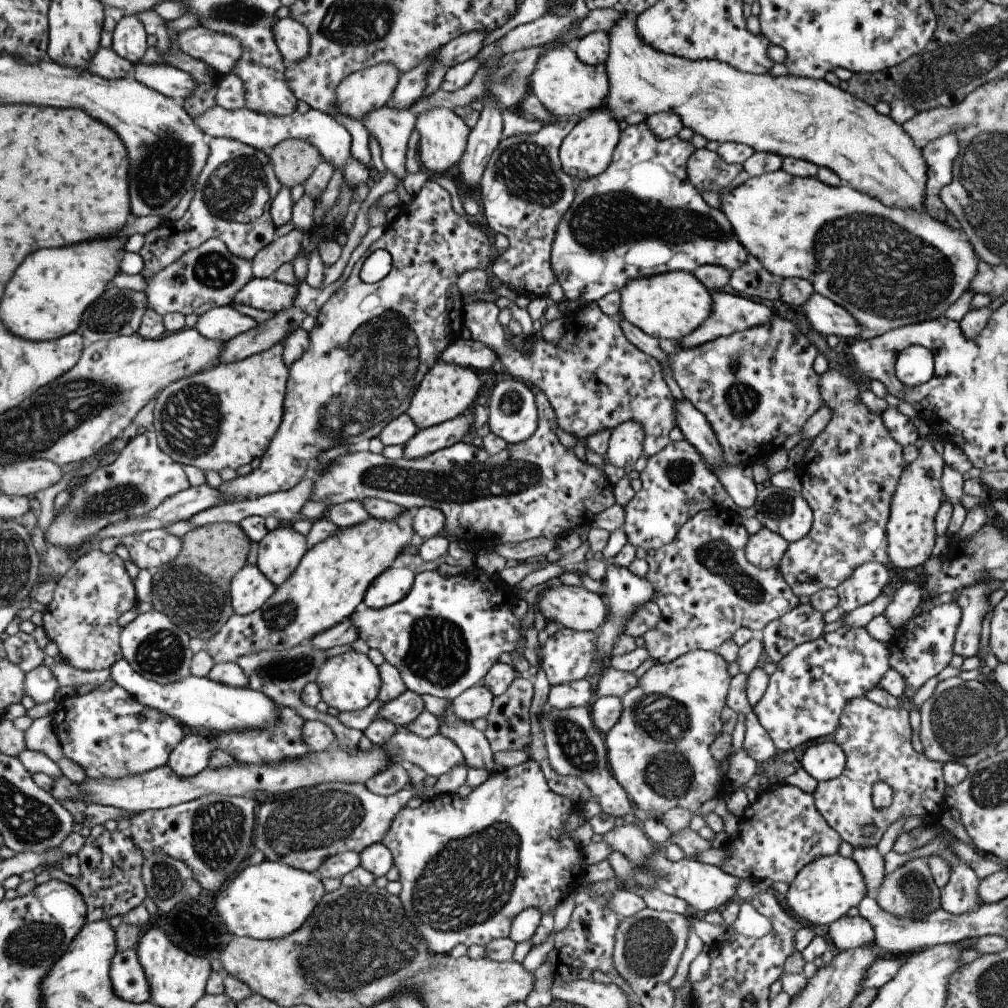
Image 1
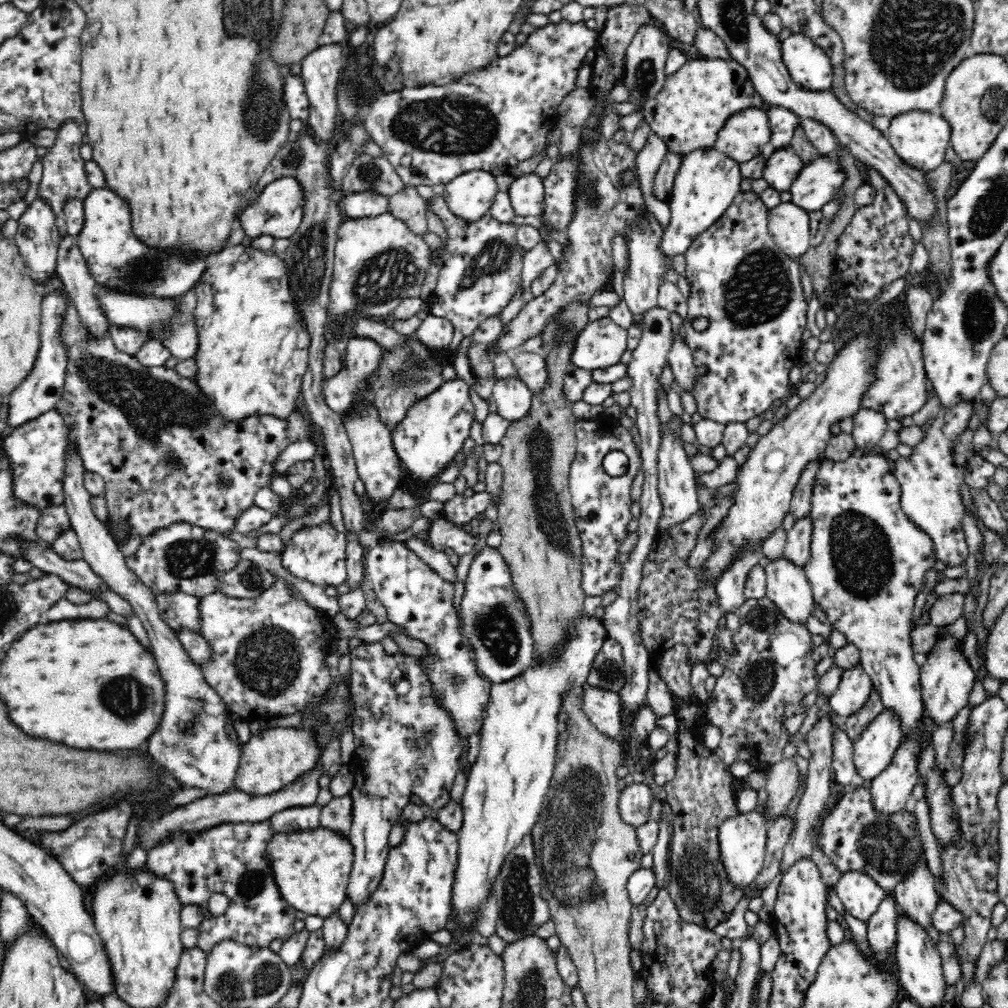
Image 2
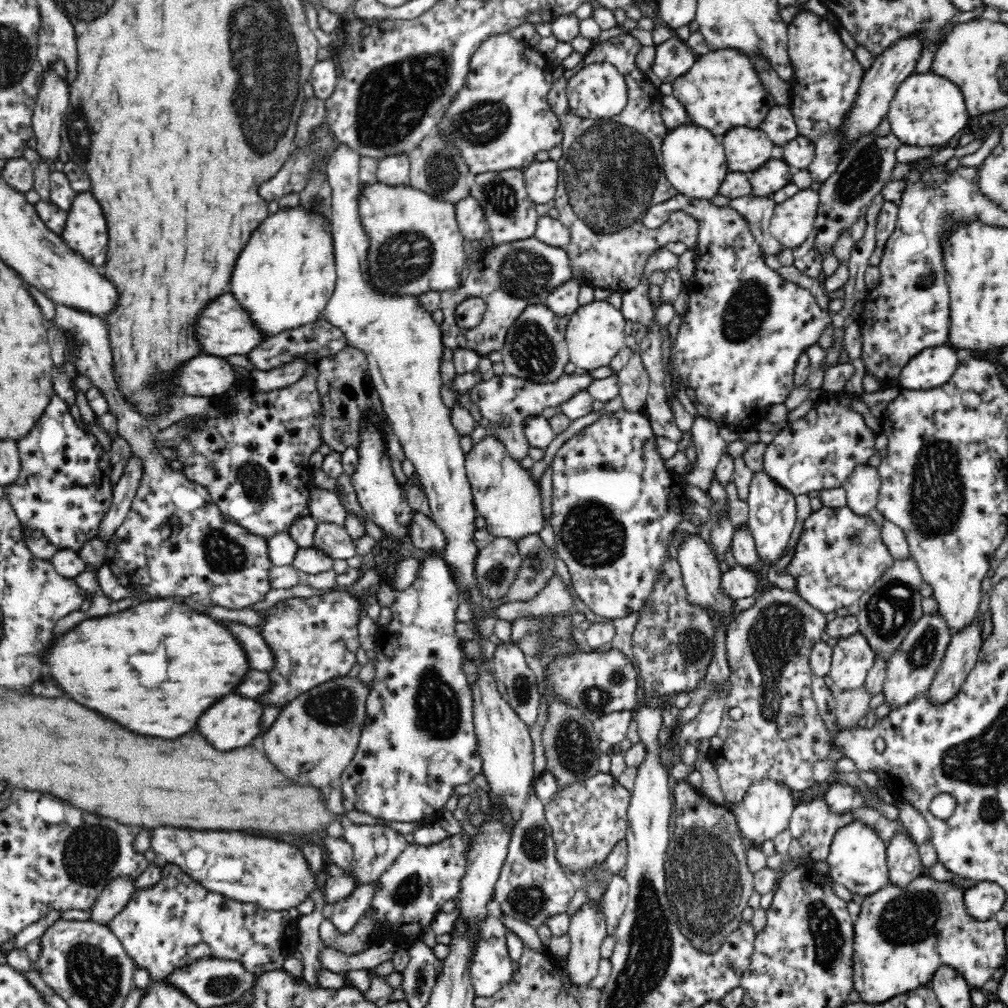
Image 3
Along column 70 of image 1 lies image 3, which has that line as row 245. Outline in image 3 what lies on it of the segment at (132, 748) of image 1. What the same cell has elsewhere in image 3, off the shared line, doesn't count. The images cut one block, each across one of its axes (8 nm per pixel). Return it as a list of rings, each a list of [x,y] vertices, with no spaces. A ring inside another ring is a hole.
[[[678,194],[660,205],[652,205],[646,211],[642,221],[644,226],[647,226],[649,229],[658,228],[661,224],[664,224],[668,216],[667,214],[676,211],[682,211],[696,219],[696,223],[698,223],[698,242],[692,248],[695,259],[694,276],[684,284],[689,296],[688,308],[685,314],[681,316],[681,326],[671,348],[670,367],[674,376],[677,374],[676,376],[680,376],[686,386],[694,388],[695,398],[706,407],[706,410],[710,412],[714,421],[718,424],[725,424],[728,427],[740,424],[740,426],[748,428],[748,426],[753,426],[761,418],[764,418],[770,407],[774,404],[784,403],[790,396],[790,391],[795,388],[793,376],[798,358],[810,346],[818,343],[820,336],[822,336],[826,328],[833,326],[832,318],[829,312],[820,308],[817,299],[812,296],[810,291],[797,286],[795,283],[787,282],[786,279],[778,274],[778,271],[767,265],[766,258],[768,256],[763,252],[760,244],[756,242],[748,221],[730,205],[722,207],[714,204],[711,200],[688,199],[688,197]]]

